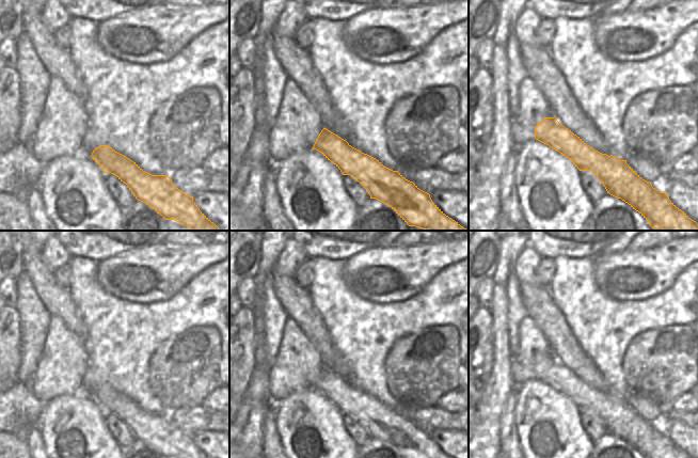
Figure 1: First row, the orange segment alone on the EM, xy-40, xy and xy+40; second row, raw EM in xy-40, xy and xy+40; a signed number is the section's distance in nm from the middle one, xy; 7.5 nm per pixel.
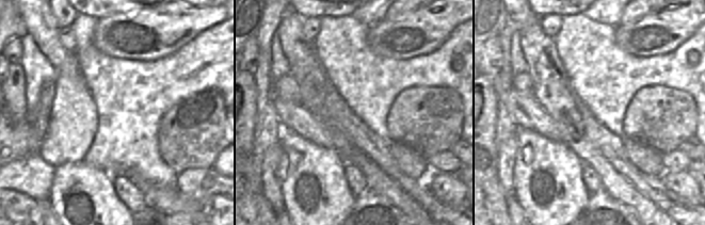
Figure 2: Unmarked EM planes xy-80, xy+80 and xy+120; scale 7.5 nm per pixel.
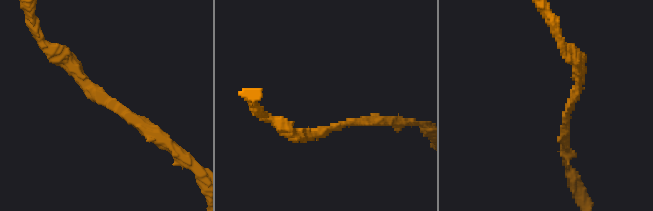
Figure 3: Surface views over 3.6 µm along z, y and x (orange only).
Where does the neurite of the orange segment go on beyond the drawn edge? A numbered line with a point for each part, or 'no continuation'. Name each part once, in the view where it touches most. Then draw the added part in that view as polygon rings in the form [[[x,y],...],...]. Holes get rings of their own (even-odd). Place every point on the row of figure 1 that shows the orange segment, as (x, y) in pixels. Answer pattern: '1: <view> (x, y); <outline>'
no continuation

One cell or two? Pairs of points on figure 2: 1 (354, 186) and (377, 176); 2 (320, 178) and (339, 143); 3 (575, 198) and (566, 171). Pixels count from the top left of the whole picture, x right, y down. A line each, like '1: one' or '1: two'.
1: two
2: two
3: one

